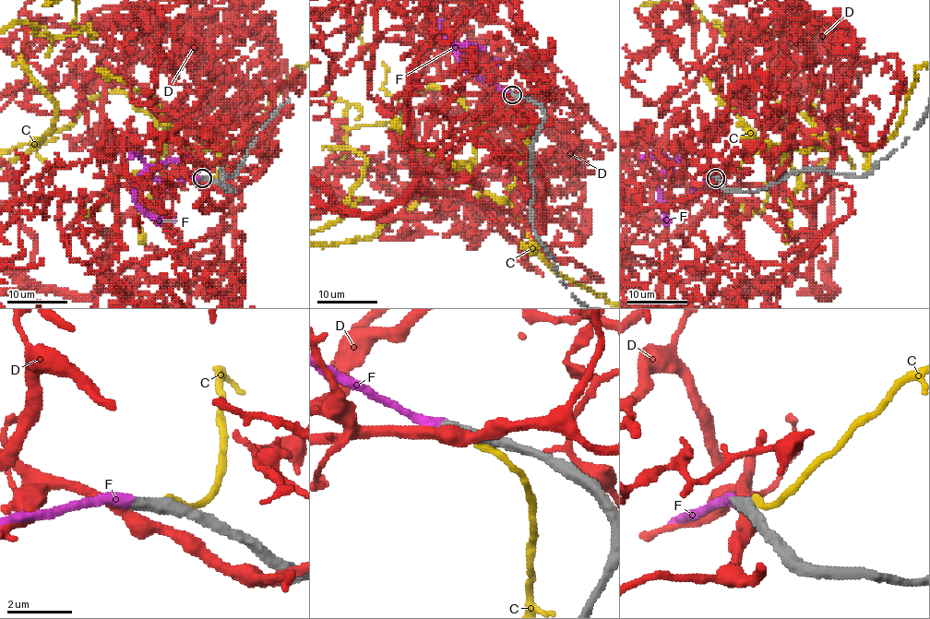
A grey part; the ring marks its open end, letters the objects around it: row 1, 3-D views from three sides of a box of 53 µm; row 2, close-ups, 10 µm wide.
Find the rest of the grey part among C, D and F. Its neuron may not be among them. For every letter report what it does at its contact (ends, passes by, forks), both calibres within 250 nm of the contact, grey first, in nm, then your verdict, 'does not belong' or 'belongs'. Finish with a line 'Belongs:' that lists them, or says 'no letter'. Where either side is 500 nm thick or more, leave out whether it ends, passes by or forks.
C: it ends | 360/240 nm | does not belong
D: it passes by | 400/400 nm | does not belong
F: it ends | 360/360 nm | belongs
Belongs: F

